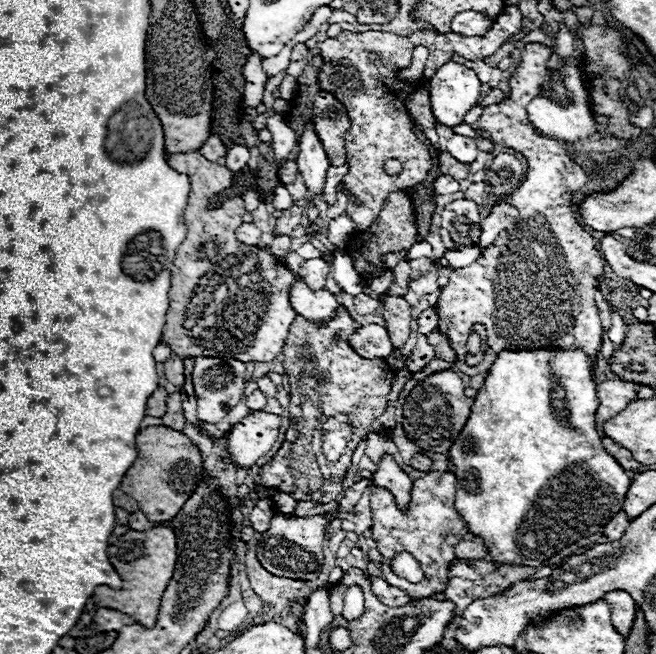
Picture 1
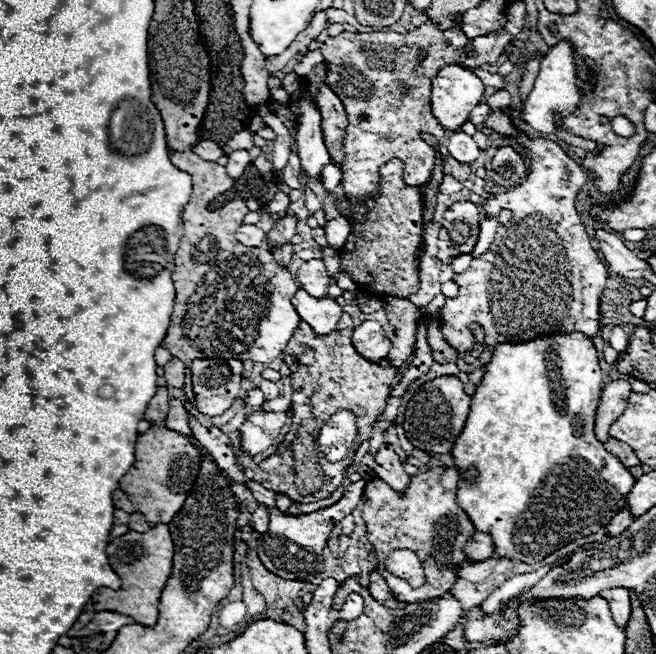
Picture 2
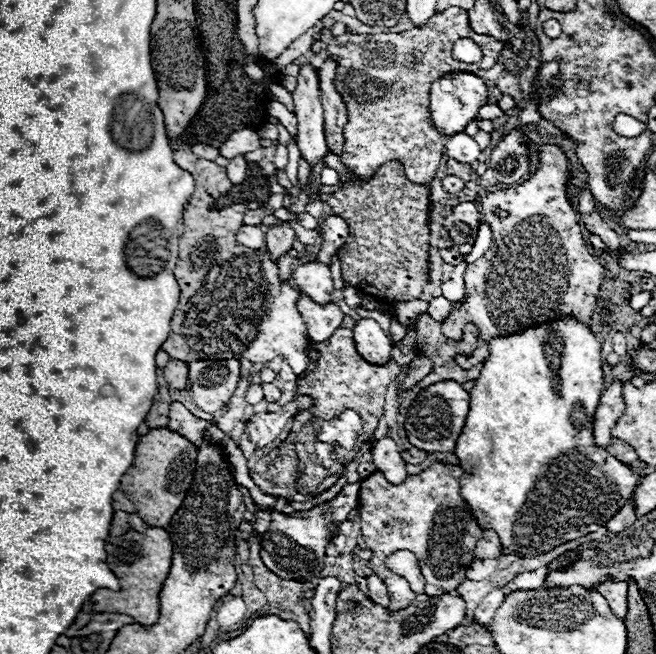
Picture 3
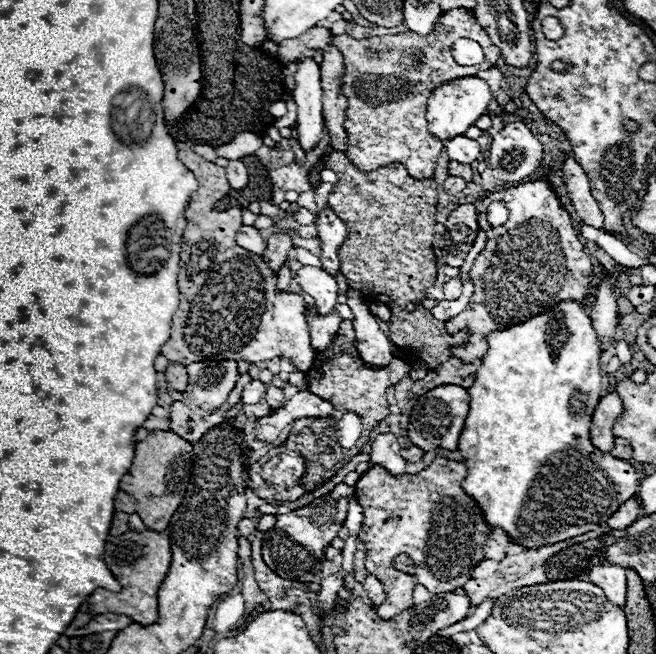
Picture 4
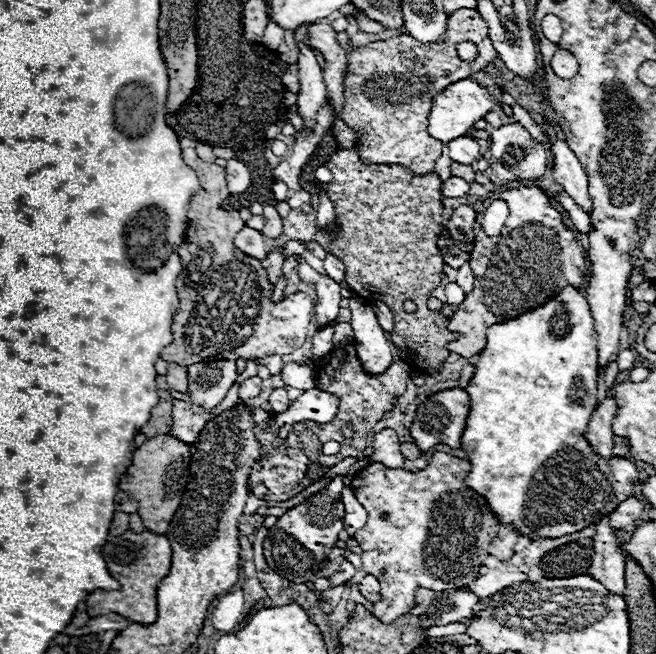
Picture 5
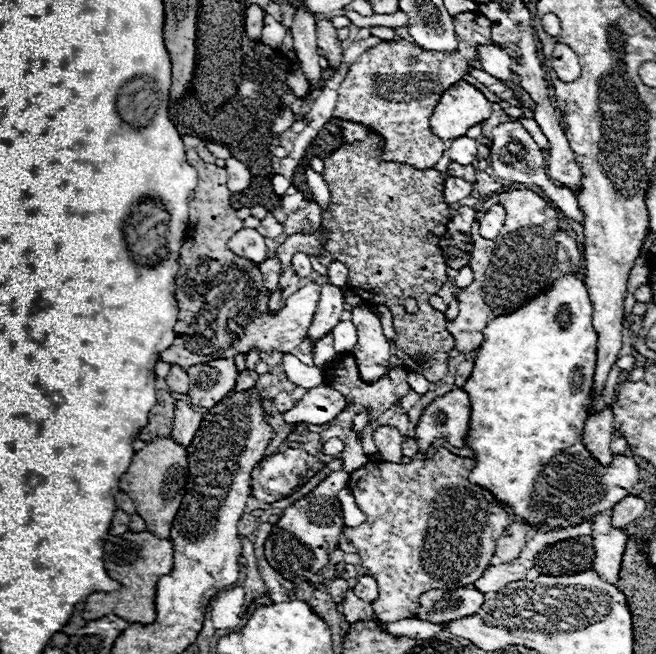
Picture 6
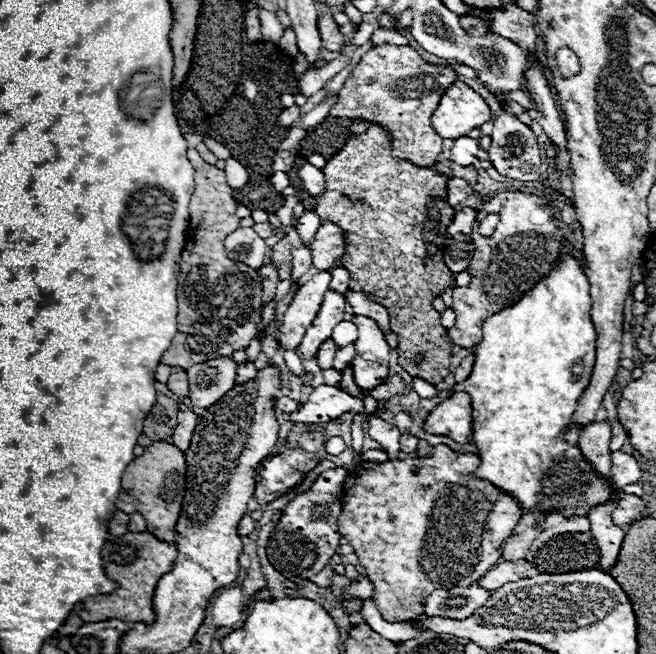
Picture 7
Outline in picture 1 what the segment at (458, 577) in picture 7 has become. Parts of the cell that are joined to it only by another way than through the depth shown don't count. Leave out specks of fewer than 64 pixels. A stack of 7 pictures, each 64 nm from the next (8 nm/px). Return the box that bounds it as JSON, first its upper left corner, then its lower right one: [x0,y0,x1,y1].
[370,470,470,600]

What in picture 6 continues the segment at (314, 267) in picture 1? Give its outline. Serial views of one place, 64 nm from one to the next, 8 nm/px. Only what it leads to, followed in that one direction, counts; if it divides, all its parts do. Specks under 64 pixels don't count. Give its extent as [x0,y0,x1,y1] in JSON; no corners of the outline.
[292,252,344,344]

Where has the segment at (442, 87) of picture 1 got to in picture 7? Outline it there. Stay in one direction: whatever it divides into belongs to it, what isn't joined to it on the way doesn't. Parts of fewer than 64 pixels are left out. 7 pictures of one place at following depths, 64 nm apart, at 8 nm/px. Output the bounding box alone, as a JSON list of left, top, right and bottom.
[432,82,492,138]

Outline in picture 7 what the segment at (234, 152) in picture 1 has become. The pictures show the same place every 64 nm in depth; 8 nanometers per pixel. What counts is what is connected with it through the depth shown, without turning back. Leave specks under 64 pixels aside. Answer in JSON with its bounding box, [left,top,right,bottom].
[224,158,248,188]

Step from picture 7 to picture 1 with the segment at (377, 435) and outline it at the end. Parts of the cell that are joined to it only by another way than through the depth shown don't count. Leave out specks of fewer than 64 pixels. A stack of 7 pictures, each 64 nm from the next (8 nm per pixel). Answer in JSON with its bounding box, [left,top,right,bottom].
[372,454,412,508]

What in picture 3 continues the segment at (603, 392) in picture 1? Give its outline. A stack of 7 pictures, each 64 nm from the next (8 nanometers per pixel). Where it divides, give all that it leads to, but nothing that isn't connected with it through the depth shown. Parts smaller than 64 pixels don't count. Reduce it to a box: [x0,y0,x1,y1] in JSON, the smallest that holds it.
[594,382,624,448]

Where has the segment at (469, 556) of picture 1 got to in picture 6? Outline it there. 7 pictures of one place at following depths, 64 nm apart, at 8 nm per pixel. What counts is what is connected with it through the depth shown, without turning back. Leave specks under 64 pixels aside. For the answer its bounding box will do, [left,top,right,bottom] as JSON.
[496,522,532,562]

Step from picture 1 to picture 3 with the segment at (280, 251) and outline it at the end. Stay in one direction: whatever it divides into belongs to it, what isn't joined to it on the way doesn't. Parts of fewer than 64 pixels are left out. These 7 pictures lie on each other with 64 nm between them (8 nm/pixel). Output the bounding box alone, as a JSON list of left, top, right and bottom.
[278,254,292,282]

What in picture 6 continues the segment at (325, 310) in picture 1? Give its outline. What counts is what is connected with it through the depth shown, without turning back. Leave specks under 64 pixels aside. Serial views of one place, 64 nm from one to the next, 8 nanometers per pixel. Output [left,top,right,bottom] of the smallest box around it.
[314,334,334,368]

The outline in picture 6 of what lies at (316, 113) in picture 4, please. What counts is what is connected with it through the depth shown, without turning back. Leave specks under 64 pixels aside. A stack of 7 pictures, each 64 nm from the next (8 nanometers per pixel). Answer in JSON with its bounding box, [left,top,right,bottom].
[290,2,324,90]

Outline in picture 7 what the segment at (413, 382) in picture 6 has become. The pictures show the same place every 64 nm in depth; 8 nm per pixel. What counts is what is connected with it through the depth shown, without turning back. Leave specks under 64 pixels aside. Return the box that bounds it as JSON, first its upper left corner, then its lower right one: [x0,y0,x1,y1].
[412,378,438,398]

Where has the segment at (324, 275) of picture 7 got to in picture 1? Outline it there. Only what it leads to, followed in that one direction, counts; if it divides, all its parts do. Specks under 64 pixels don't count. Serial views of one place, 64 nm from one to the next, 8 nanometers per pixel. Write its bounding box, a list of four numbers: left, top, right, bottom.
[162,152,296,362]

